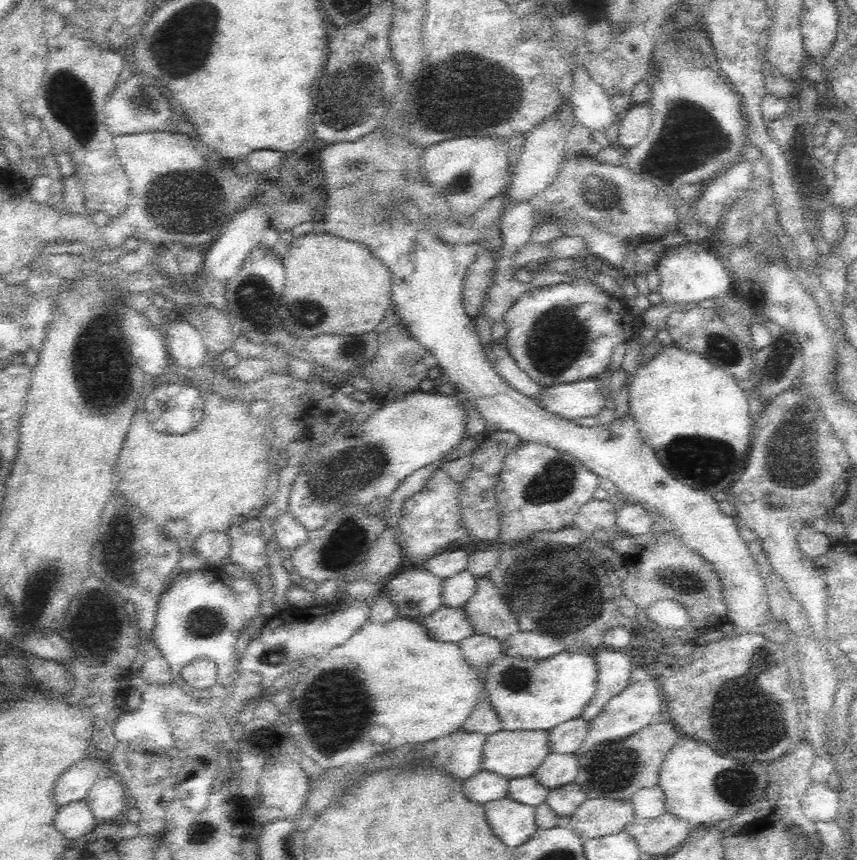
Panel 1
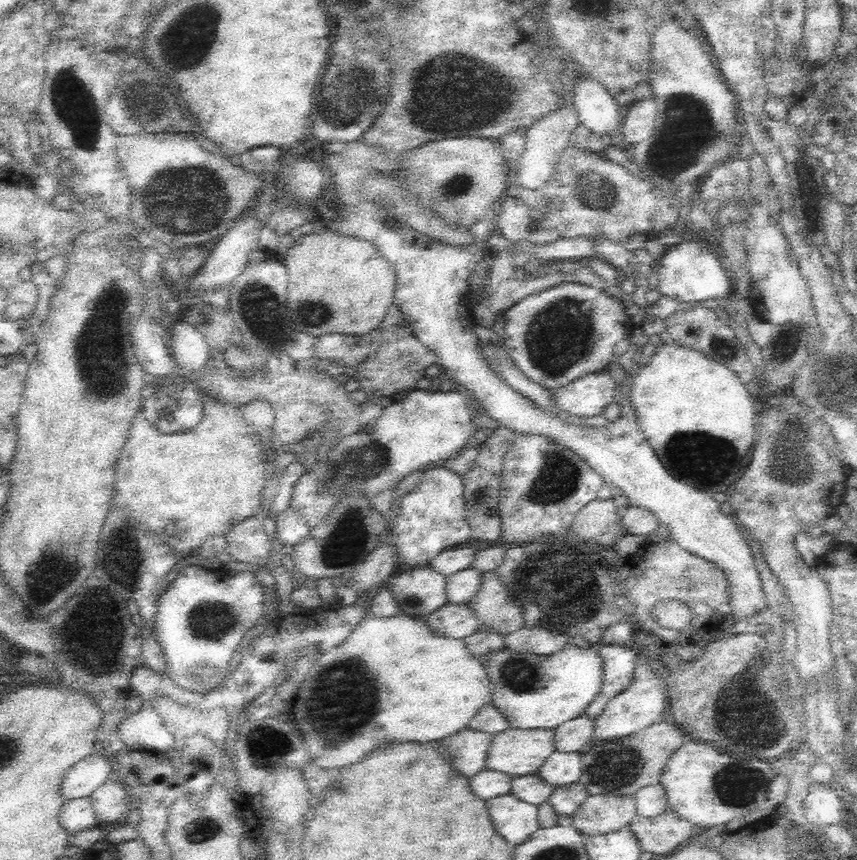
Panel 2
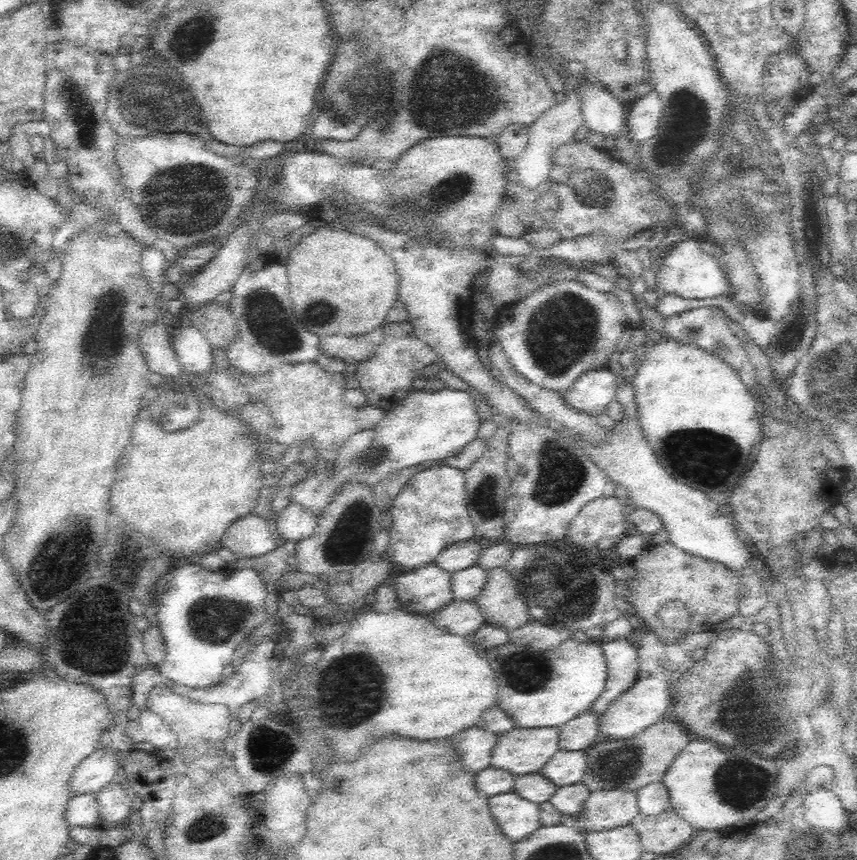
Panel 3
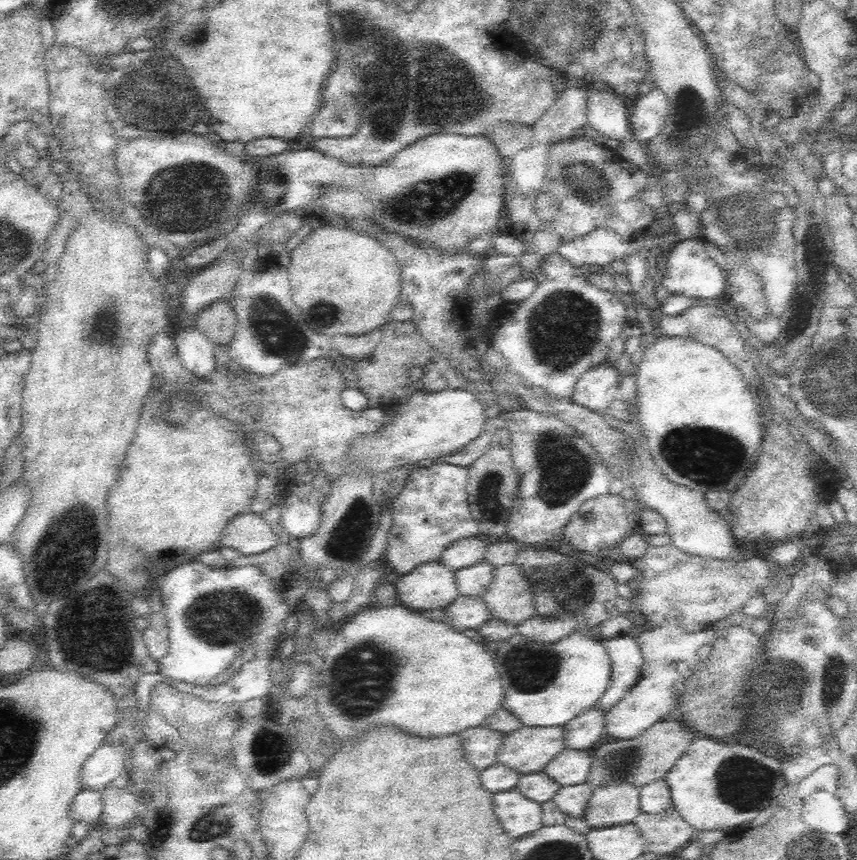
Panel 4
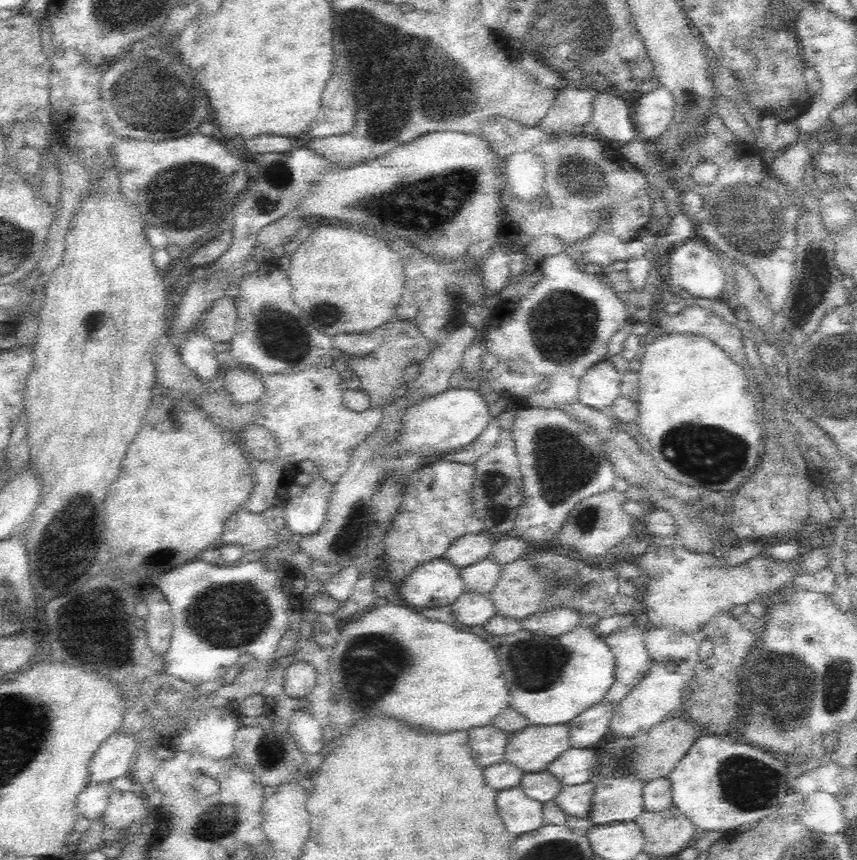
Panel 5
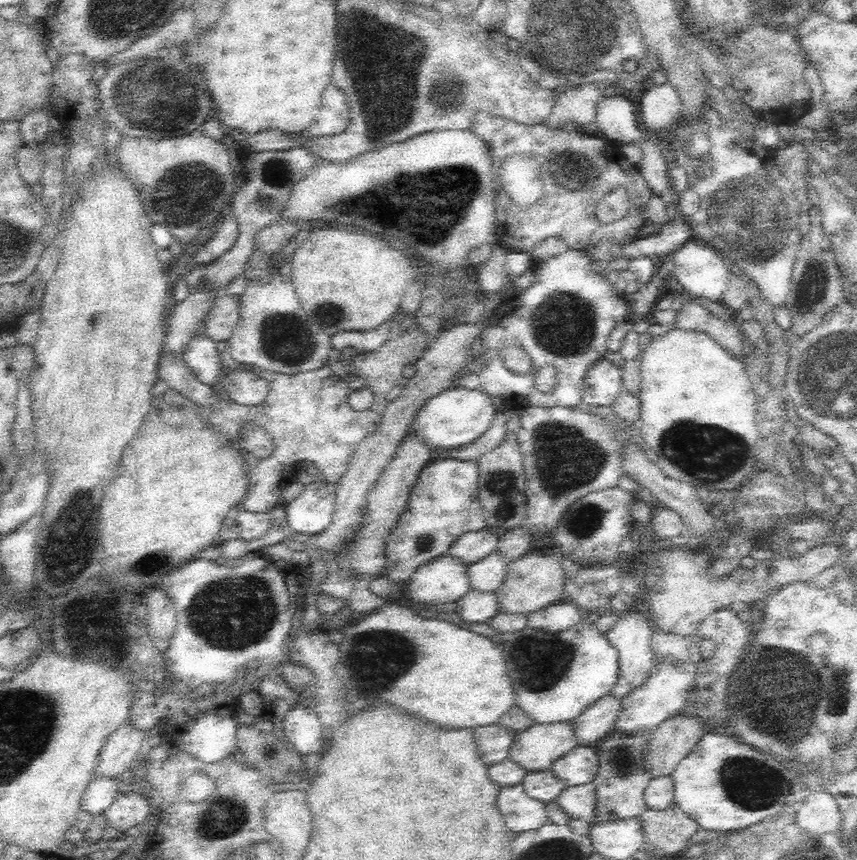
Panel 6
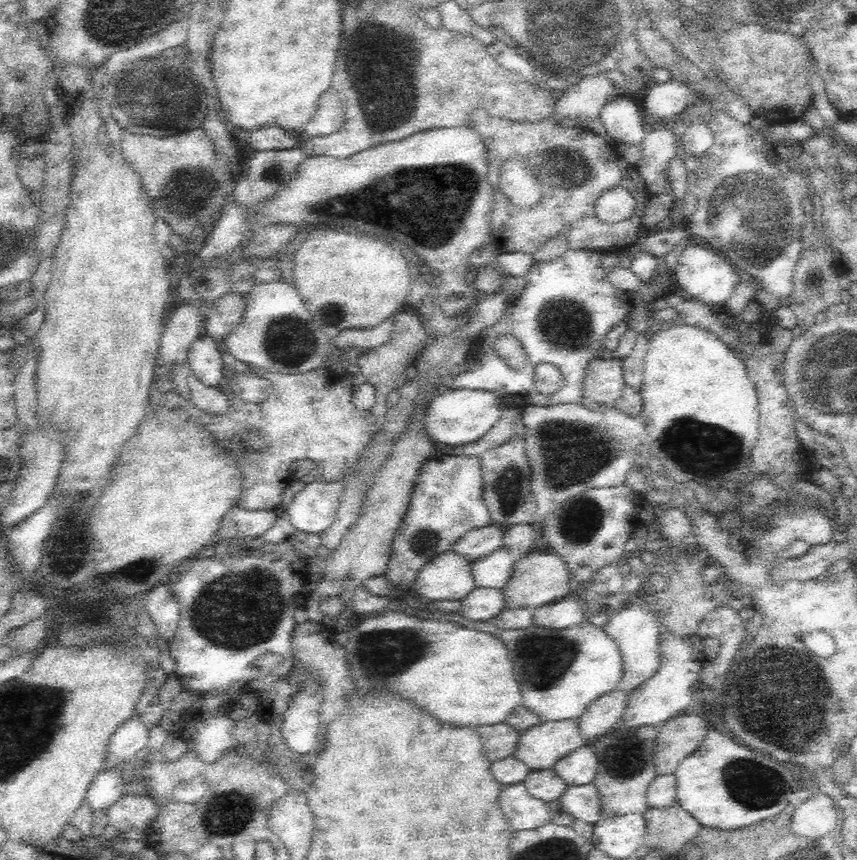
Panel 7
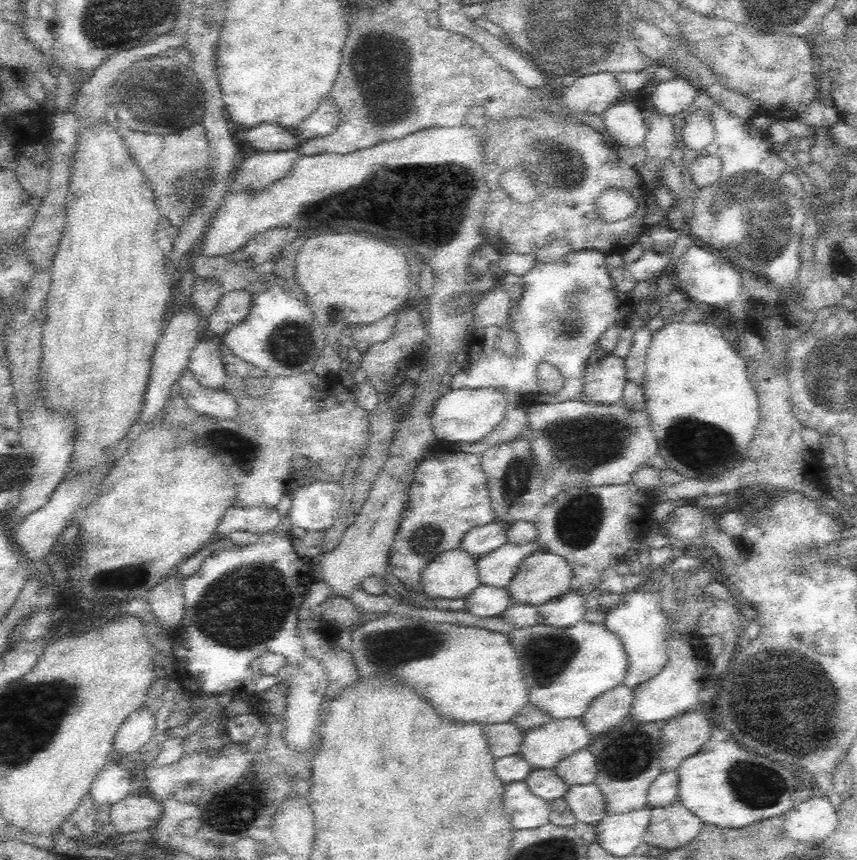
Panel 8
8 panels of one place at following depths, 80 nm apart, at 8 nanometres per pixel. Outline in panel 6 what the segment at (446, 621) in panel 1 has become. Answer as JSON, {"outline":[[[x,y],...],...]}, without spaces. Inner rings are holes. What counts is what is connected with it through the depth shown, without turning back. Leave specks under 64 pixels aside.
{"outline":[[[471,589],[455,603],[455,612],[464,622],[488,622],[498,613],[498,597],[493,592]]]}

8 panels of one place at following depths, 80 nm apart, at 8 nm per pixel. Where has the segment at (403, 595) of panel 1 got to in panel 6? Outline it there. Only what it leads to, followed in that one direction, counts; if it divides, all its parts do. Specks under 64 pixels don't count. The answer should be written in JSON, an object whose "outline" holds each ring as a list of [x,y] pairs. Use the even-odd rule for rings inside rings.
{"outline":[[[444,554],[416,570],[408,582],[407,595],[422,604],[458,602],[470,591],[466,565]]]}

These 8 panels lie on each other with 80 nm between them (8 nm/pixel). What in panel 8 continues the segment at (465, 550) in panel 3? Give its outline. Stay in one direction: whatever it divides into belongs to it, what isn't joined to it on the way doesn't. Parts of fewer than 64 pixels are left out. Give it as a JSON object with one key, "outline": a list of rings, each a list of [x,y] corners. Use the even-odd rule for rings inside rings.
{"outline":[[[490,522],[484,526],[476,526],[465,534],[460,544],[460,550],[466,550],[477,559],[482,555],[490,554],[507,542],[505,525],[499,522]]]}

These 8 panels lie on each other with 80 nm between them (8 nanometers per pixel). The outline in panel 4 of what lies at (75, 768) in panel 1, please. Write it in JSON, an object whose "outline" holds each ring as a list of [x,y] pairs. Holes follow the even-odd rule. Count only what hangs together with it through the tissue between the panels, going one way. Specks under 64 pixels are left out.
{"outline":[[[103,741],[103,743],[82,762],[80,768],[80,788],[84,790],[103,790],[106,785],[114,780],[118,775],[125,774],[130,758],[126,758],[128,749],[122,744]]]}

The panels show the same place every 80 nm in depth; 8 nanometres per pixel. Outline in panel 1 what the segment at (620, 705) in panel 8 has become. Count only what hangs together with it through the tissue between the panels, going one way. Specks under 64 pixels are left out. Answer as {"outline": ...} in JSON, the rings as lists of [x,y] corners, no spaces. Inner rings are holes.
{"outline":[[[582,717],[561,722],[548,730],[548,749],[550,753],[574,754],[588,734],[588,721]]]}

